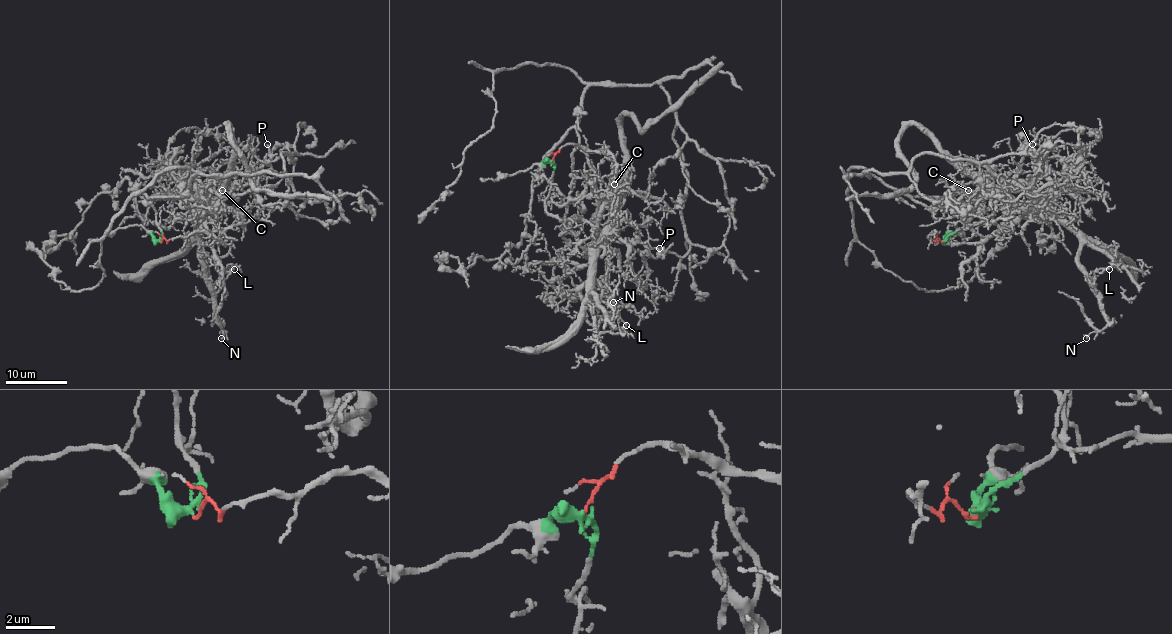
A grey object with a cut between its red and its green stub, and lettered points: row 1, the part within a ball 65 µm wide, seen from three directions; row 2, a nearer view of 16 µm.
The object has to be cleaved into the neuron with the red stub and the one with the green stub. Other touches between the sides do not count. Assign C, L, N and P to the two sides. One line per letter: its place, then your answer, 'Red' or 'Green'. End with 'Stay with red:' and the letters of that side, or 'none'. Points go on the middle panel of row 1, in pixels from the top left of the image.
C: Place: (614, 184). Red
L: Place: (626, 325). Red
N: Place: (613, 302). Red
P: Place: (659, 248). Green
Stay with red: C, L, N

